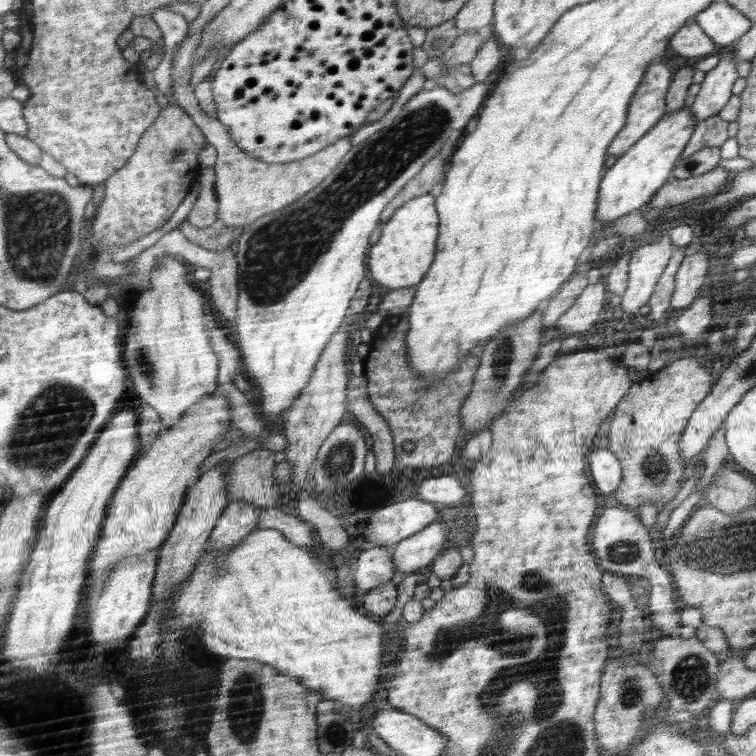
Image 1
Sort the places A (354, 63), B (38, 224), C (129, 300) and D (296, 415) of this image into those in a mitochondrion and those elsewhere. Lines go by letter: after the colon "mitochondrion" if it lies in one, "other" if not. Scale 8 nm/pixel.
A: other
B: mitochondrion
C: other
D: other

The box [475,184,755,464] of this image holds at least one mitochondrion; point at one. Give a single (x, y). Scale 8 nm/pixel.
(502, 361)

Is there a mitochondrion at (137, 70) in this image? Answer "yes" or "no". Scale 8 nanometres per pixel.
no

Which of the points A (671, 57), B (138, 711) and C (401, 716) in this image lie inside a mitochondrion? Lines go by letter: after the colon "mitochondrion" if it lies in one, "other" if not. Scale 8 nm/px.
A: other
B: other
C: other

